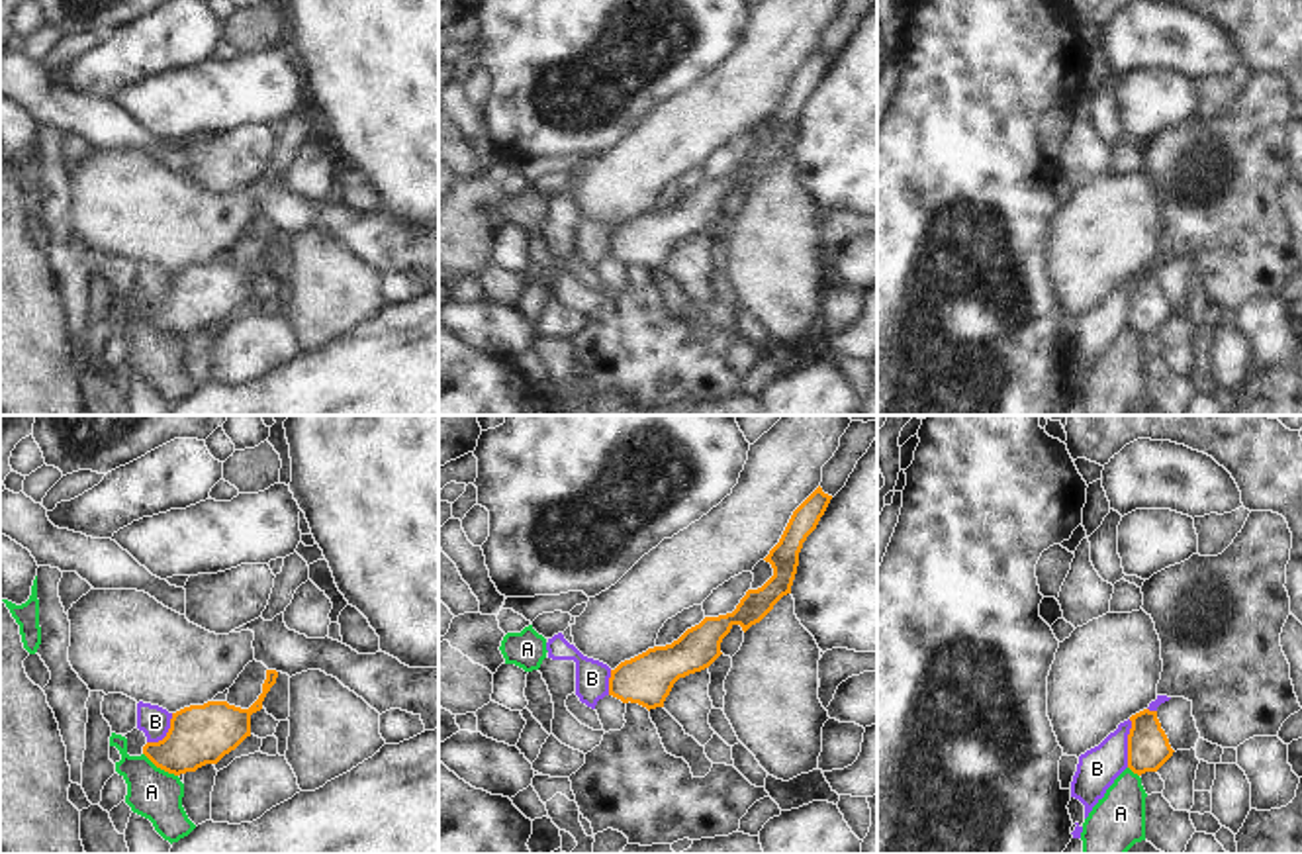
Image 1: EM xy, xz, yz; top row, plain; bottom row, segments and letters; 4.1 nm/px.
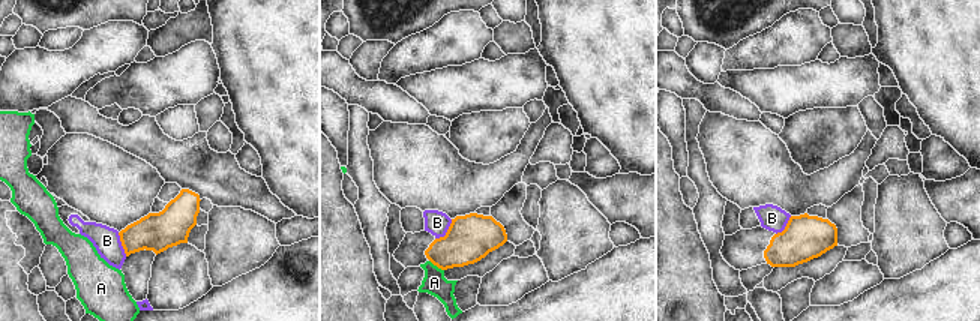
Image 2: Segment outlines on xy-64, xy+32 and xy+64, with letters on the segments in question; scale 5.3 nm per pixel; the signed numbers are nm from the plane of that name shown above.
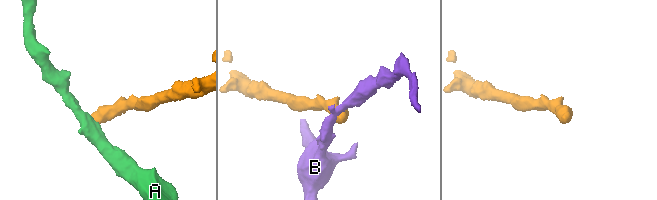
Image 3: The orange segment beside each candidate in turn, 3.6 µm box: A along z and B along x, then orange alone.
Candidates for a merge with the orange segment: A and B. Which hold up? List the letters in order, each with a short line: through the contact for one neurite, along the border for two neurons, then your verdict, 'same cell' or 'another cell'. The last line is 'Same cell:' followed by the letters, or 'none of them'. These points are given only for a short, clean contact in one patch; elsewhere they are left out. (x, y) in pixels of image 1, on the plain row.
A: line xy (143, 314), (157, 328), (177, 337); another cell
B: line yz (1130, 281), (1126, 328); another cell
Same cell: none of them

